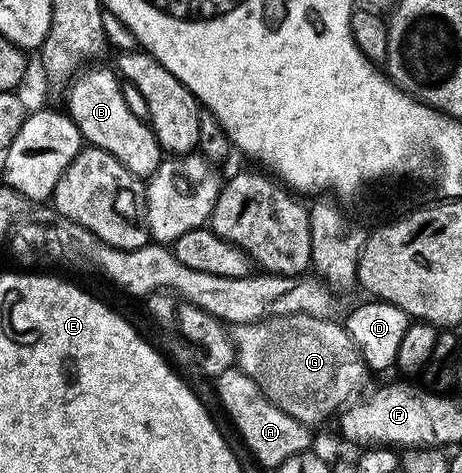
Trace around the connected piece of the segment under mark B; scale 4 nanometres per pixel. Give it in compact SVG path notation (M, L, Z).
M96 66L85 67L66 88L68 117L74 122L74 126L78 126L81 137L91 147L106 150L106 154L118 158L118 162L122 162L122 166L126 166L130 174L141 178L152 177L166 153L151 124L147 119L137 118L130 106L126 106L121 77L111 67L92 67Z

